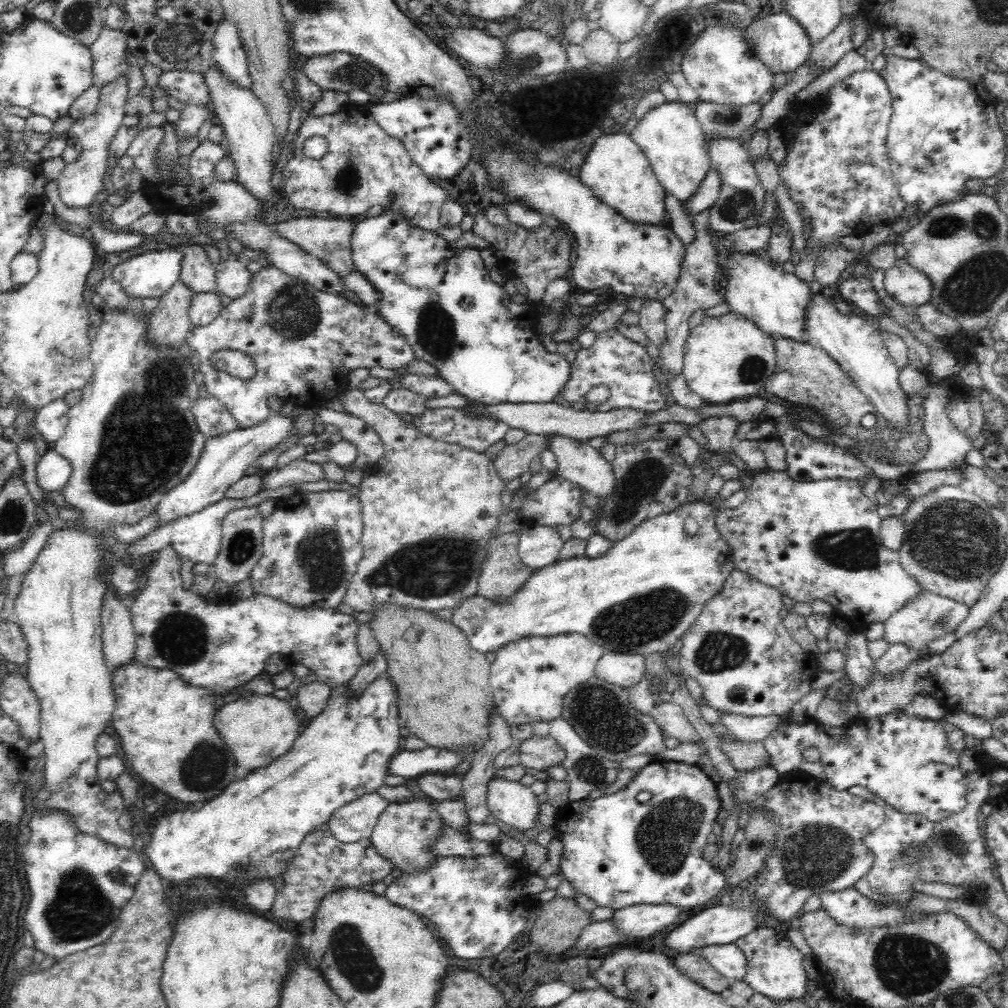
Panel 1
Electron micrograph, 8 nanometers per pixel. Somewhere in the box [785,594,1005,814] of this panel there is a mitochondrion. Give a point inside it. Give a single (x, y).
(969, 684)

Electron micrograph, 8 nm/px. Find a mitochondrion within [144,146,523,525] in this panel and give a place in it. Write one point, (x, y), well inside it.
(294, 313)

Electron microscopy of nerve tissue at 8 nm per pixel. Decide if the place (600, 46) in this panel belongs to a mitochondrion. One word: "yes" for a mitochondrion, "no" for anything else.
no

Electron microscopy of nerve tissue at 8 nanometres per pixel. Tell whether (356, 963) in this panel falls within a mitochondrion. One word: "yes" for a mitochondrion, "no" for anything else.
yes

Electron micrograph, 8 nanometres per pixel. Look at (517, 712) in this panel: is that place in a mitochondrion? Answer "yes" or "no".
no

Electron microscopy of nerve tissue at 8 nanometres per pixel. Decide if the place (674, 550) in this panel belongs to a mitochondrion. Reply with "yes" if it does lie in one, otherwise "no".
no

